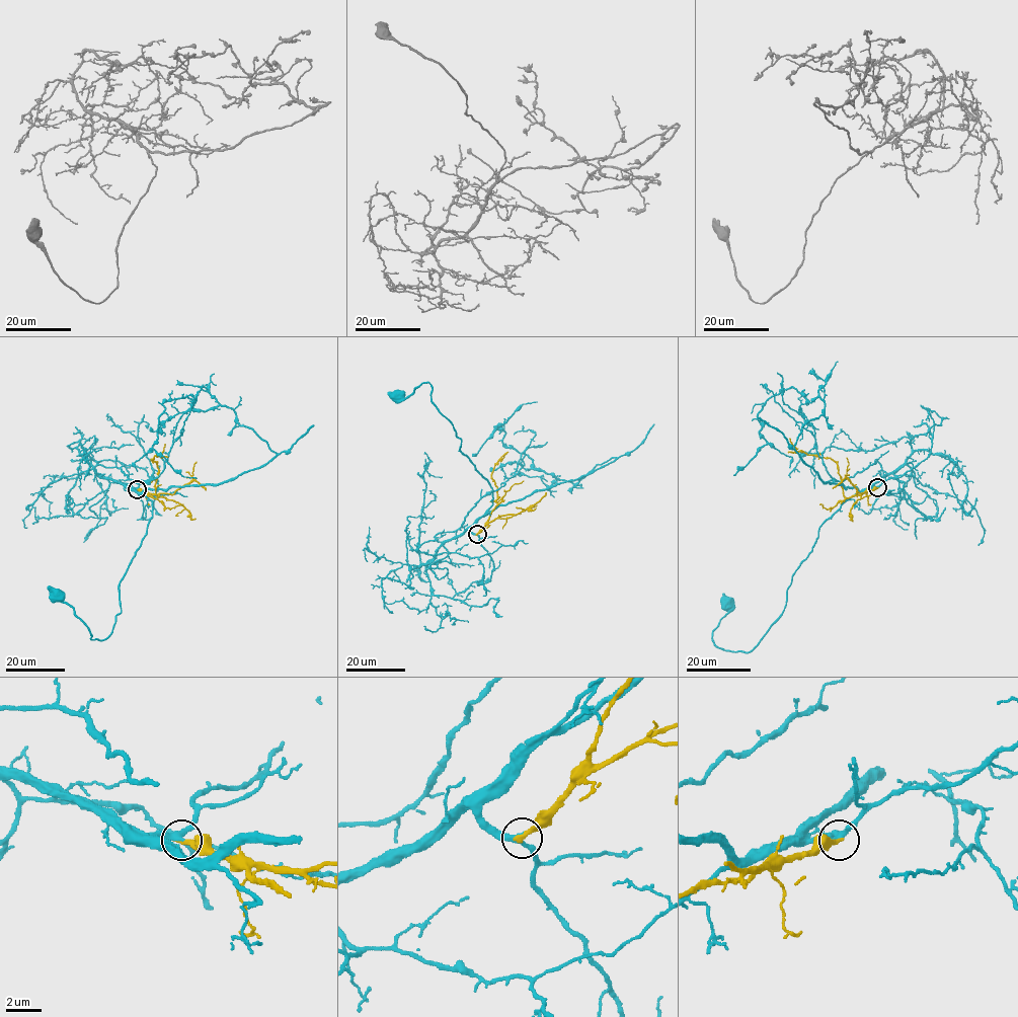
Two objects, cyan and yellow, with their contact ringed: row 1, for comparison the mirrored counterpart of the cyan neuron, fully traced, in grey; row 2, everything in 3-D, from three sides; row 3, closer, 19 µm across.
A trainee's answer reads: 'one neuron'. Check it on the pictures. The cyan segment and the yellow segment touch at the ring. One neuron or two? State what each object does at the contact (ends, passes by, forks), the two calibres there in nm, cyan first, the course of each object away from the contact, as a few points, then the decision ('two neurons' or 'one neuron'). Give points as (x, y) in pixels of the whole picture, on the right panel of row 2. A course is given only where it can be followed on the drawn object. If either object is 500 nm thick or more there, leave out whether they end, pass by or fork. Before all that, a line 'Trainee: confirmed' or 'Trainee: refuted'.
Trainee: confirmed
cyan passes by; yellow ends; calibres 320 and 320 nm; course cyan (877, 487), (858, 491), (819, 528), (783, 613), (748, 652), (715, 644), (712, 631), (729, 603); course yellow (877, 487), (845, 497), (837, 463), (829, 458), (796, 451), (789, 439); one neuron

